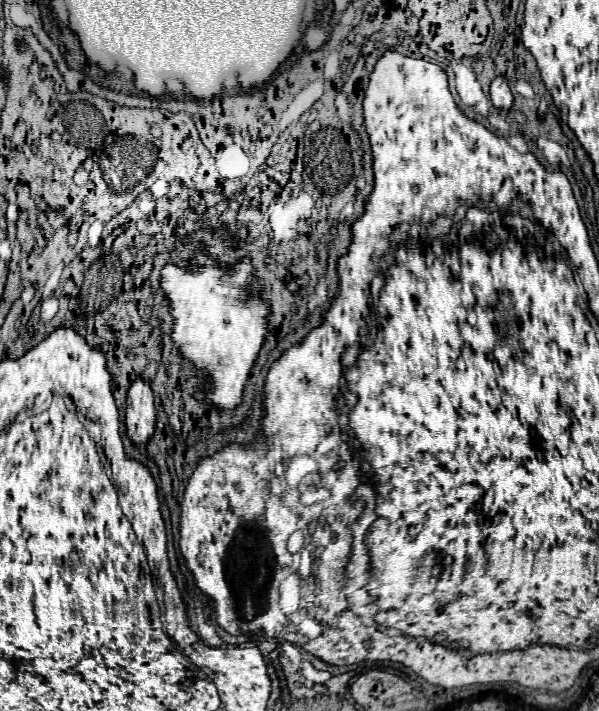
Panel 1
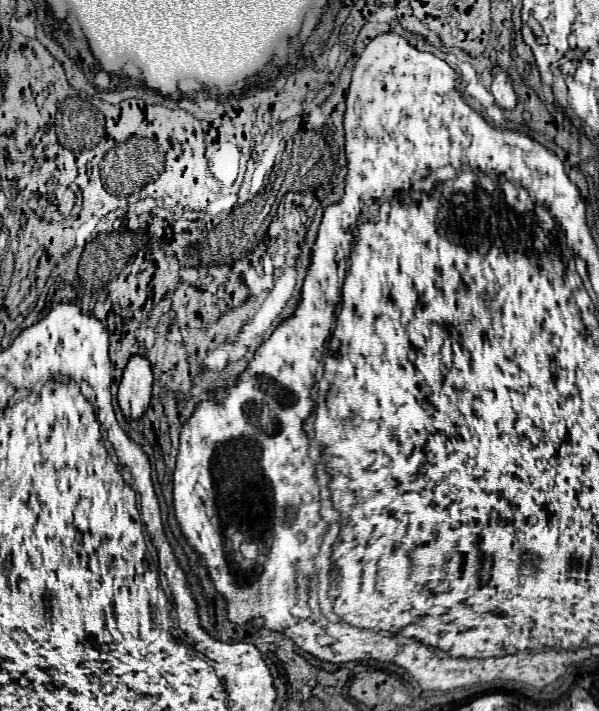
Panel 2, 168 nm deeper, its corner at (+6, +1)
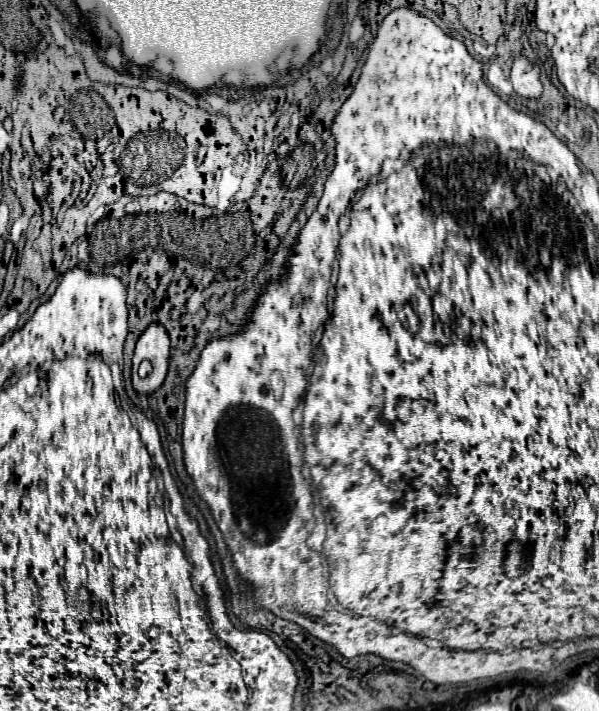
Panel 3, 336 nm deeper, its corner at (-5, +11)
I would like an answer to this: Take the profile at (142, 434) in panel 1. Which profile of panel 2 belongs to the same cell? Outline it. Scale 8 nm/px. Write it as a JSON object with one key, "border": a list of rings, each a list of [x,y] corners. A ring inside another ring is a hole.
{"border":[[[134,355],[122,375],[120,387],[118,387],[118,405],[128,421],[138,421],[152,397],[152,371],[148,359]]]}

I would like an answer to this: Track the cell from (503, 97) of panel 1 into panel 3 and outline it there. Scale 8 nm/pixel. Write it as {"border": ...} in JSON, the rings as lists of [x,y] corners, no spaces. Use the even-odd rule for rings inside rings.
{"border":[[[517,57],[513,61],[513,69],[511,69],[511,83],[517,95],[521,97],[541,97],[543,93],[543,85],[539,81],[539,65],[531,63],[527,57]]]}

